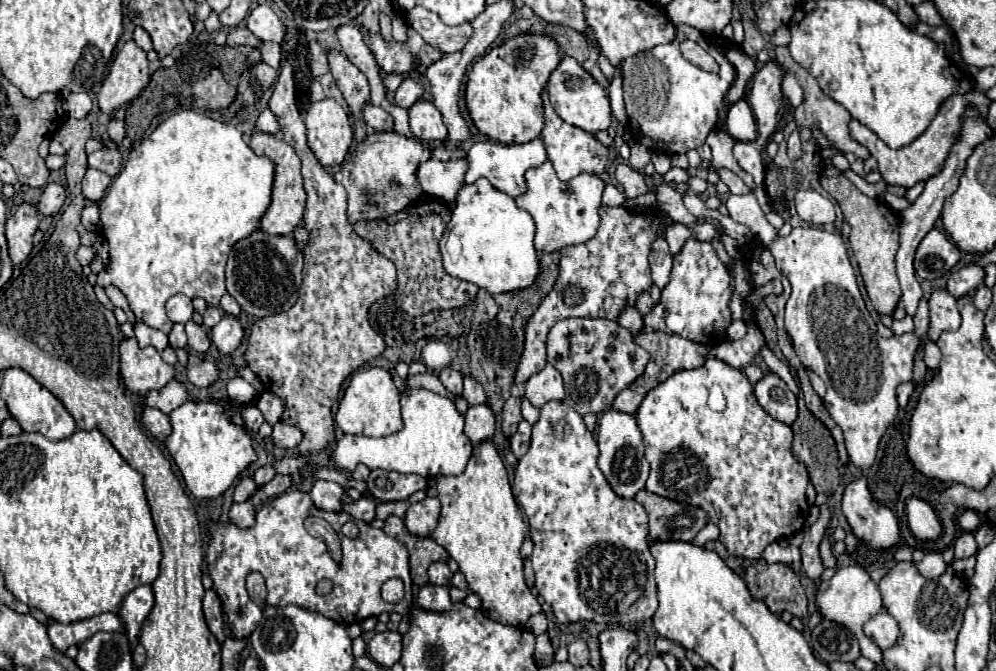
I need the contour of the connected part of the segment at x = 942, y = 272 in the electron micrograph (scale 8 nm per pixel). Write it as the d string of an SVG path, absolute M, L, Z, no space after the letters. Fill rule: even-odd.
M932 228L920 242L914 268L922 280L938 280L946 276L960 260L960 250L952 242L952 238L938 228Z

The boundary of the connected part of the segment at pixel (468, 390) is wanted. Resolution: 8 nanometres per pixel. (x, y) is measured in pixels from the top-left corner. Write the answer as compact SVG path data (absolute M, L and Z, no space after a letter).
M472 376L464 378L464 392L462 392L462 396L468 400L470 406L486 402L486 392L484 392L482 384L478 380L474 380Z

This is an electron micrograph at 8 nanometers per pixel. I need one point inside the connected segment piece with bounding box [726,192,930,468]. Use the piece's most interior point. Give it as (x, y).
(833, 334)

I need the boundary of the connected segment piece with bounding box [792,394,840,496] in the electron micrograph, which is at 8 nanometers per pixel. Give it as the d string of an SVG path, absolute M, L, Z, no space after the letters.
M802 394L797 398L799 415L798 420L792 424L792 432L794 432L794 440L792 440L792 452L794 456L806 464L810 480L816 488L816 492L822 494L832 494L838 488L840 482L840 472L838 472L838 452L836 452L836 444L834 438L830 436L828 428L810 414L810 410L804 404L804 397Z

